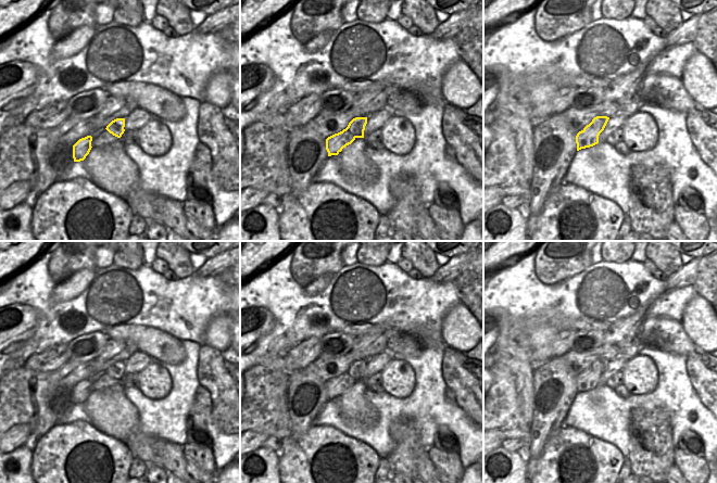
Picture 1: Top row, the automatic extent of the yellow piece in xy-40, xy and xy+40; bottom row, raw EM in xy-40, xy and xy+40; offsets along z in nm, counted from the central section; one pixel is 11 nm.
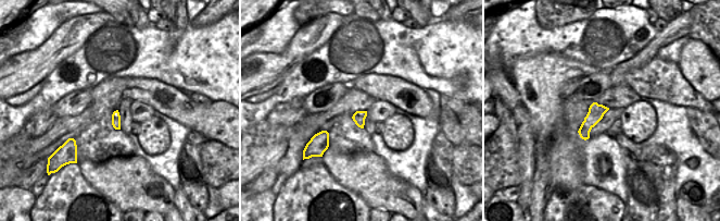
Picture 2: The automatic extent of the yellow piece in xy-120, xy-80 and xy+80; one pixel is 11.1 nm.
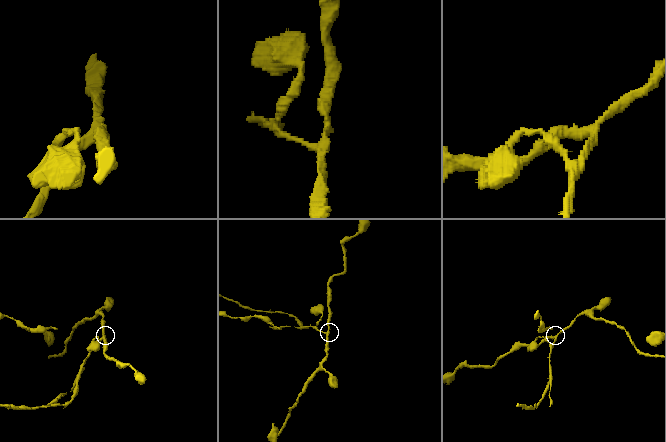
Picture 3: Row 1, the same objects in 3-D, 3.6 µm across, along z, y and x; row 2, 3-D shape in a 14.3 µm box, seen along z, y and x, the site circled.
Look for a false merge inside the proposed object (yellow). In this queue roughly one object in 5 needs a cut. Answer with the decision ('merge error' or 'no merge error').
merge error

